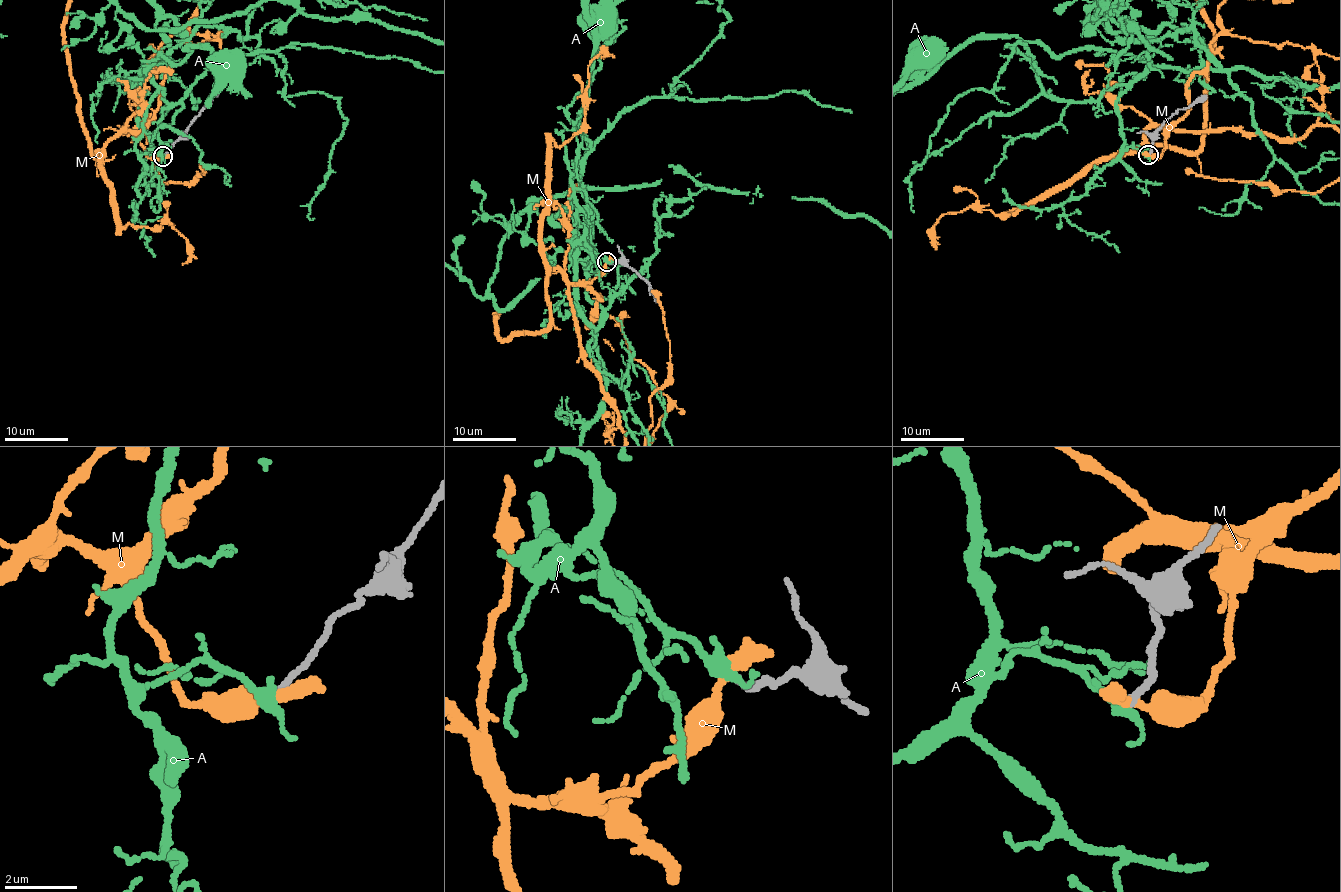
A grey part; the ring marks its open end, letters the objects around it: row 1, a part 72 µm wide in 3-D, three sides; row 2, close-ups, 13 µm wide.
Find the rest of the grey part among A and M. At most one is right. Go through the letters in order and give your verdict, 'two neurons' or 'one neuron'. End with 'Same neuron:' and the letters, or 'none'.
A: two neurons
M: one neuron
Same neuron: M

